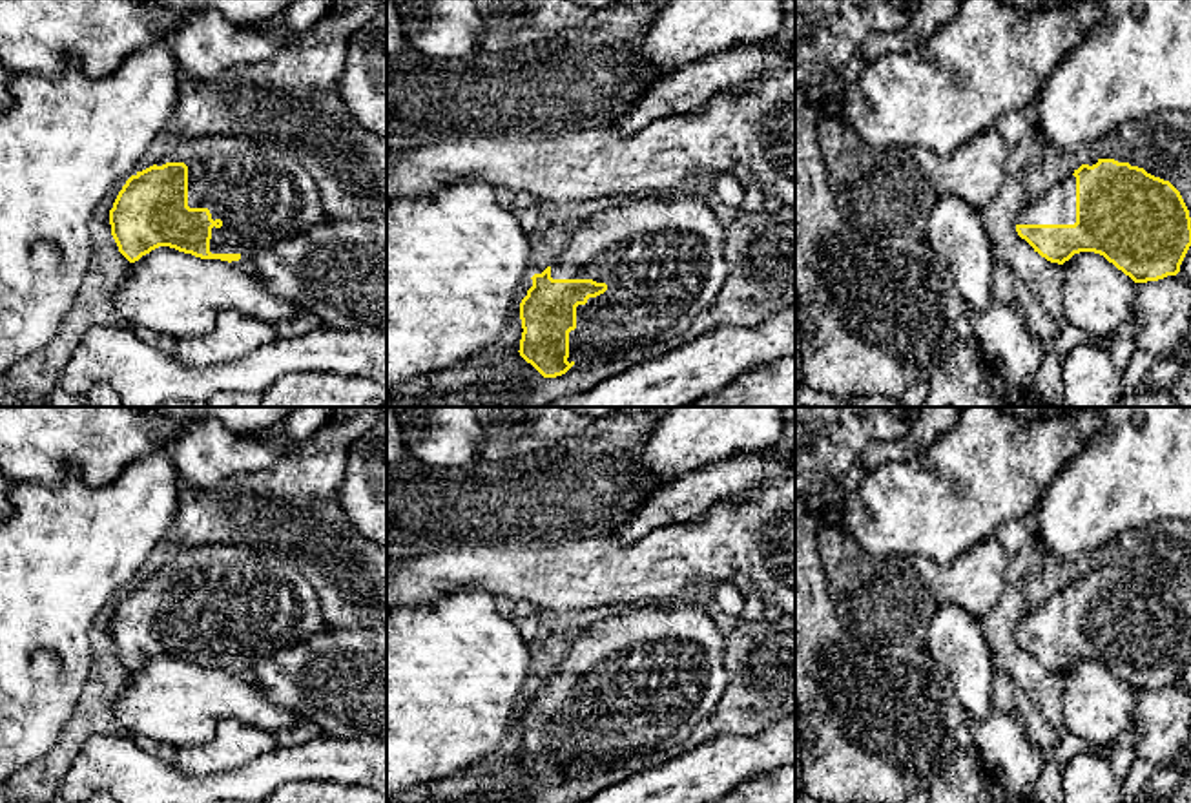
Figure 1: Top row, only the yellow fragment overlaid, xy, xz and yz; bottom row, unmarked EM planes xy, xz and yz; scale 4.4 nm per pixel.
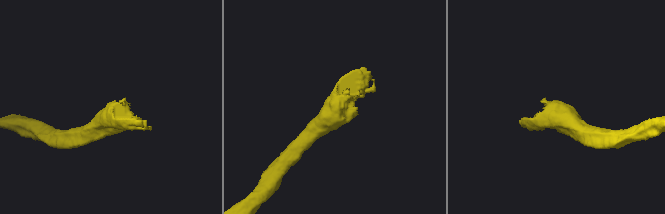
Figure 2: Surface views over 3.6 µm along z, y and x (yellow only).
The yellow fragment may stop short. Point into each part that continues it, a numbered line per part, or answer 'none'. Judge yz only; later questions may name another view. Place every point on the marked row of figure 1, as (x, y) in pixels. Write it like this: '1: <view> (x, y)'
1: yz (1058, 205)

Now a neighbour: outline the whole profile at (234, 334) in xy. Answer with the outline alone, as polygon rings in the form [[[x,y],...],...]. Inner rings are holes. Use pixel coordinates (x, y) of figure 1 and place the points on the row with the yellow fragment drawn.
[[[221,310],[212,330],[179,338],[171,354],[186,369],[204,369],[239,360],[277,338],[272,323]]]

